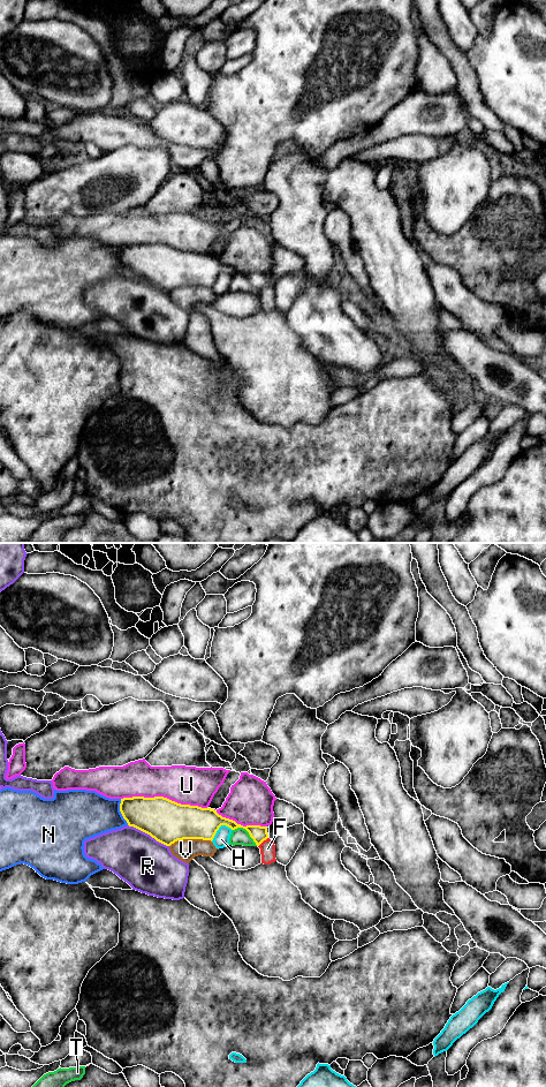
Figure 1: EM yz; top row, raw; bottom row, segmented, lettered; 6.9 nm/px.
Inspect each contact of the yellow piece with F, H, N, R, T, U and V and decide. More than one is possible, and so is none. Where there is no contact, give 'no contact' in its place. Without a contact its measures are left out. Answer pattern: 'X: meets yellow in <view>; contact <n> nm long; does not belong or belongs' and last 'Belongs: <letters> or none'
F: meets yellow in yz; contact 100 nm long; does not belong
H: meets yellow in yz; contact 170 nm long; does not belong
N: meets yellow in yz; contact 190 nm long; does not belong
R: meets yellow in yz; contact 320 nm long; does not belong
T: meets yellow in yz; contact 200 nm long; does not belong
U: meets yellow in yz; contact 600 nm long; does not belong
V: meets yellow in yz; contact 300 nm long; does not belong
Belongs: none

